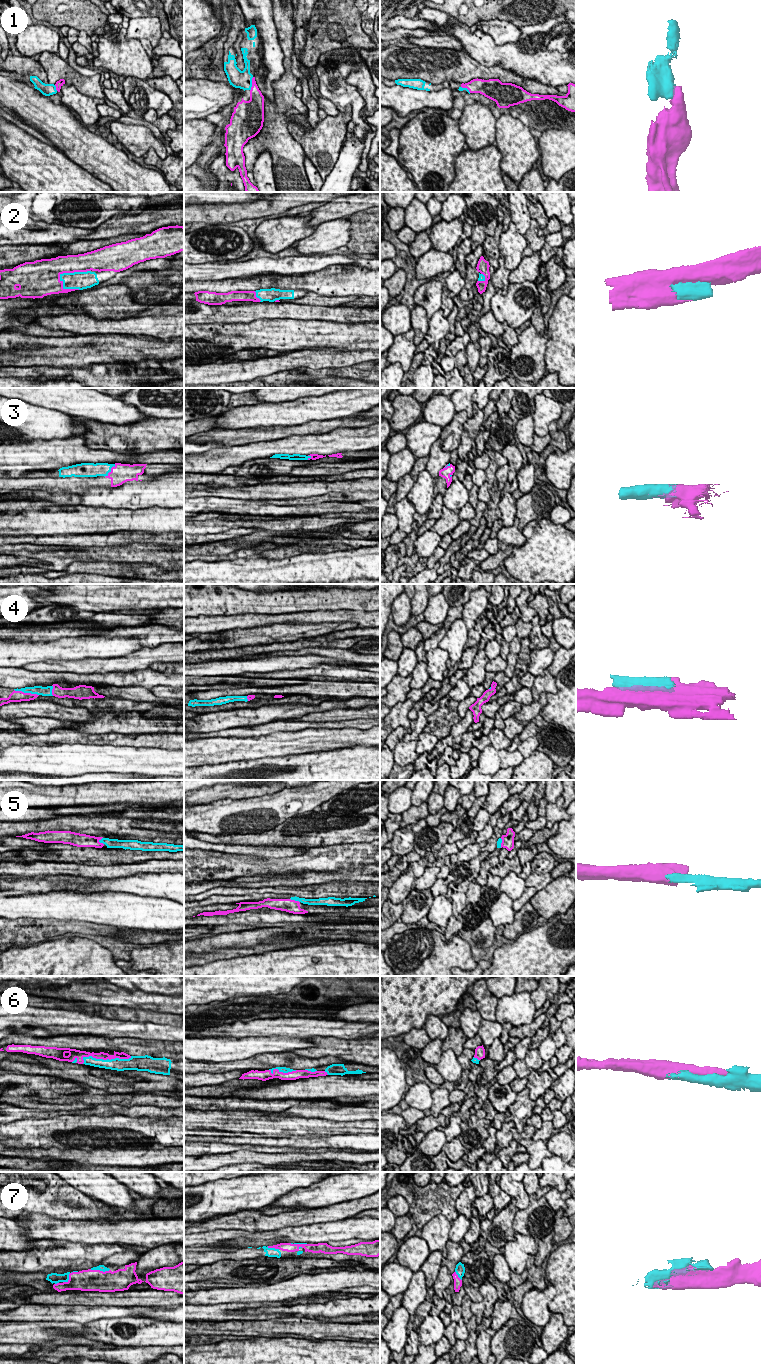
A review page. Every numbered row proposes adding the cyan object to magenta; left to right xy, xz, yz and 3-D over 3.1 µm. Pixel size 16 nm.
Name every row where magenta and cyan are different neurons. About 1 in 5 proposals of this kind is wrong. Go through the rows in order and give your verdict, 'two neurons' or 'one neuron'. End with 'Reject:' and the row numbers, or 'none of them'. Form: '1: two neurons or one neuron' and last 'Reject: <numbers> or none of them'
1: one neuron
2: one neuron
3: one neuron
4: one neuron
5: two neurons
6: one neuron
7: one neuron
Reject: 5

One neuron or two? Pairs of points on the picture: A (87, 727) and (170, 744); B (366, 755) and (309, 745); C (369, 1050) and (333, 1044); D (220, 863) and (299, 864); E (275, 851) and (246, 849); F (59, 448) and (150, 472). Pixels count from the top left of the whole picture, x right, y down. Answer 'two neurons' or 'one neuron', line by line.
A: two neurons
B: two neurons
C: one neuron
D: one neuron
E: one neuron
F: two neurons

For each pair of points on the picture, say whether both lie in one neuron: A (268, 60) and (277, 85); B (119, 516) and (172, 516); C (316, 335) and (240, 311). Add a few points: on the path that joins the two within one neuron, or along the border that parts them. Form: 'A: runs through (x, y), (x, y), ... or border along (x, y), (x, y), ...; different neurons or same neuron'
A: border along (284, 58), (284, 73), (271, 84), (274, 102); different neurons
B: runs through (132, 518), (159, 518); same neuron
C: border along (290, 319), (257, 319), (243, 324); different neurons

